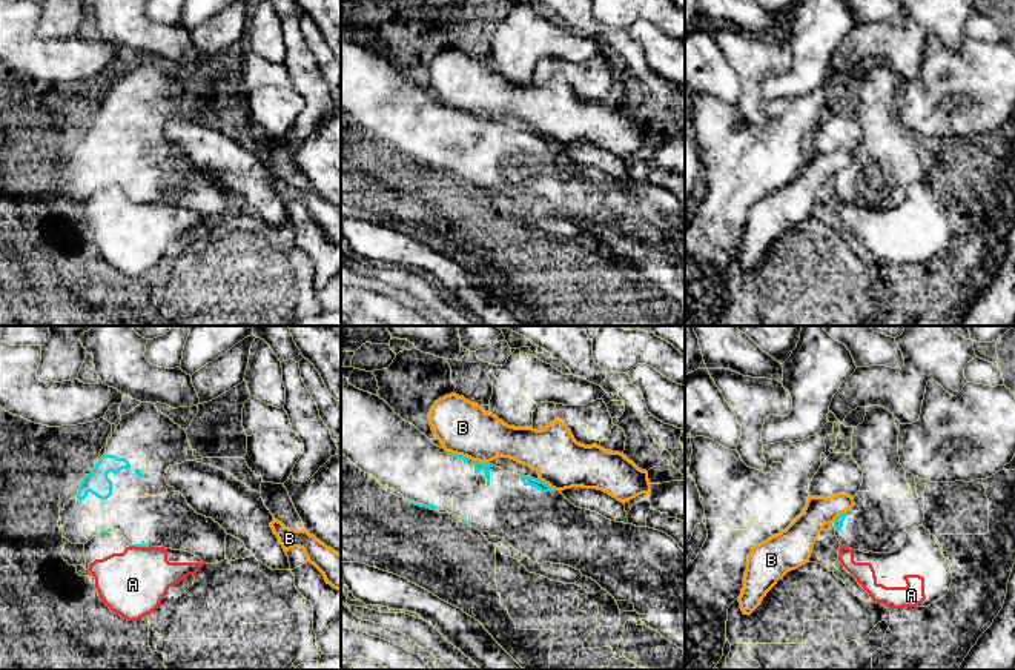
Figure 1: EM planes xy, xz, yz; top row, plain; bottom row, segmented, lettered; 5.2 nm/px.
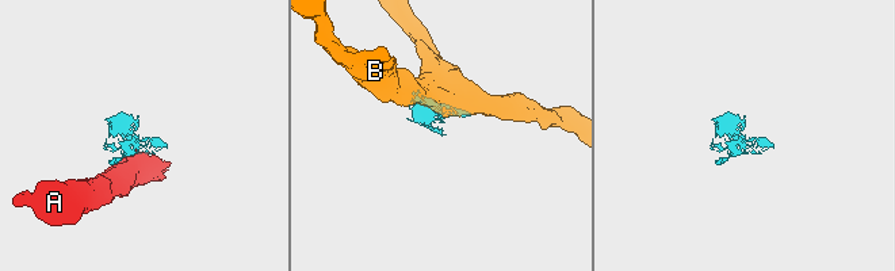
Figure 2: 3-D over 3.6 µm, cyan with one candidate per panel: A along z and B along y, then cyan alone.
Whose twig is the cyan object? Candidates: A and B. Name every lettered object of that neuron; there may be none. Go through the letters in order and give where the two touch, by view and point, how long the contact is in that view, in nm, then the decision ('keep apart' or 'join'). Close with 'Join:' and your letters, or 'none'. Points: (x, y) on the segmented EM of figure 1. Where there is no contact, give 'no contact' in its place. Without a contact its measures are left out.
A: contact xy (142, 546); length 90 nm; keep apart
B: contact yz (842, 514); length 130 nm; keep apart
Join: none

